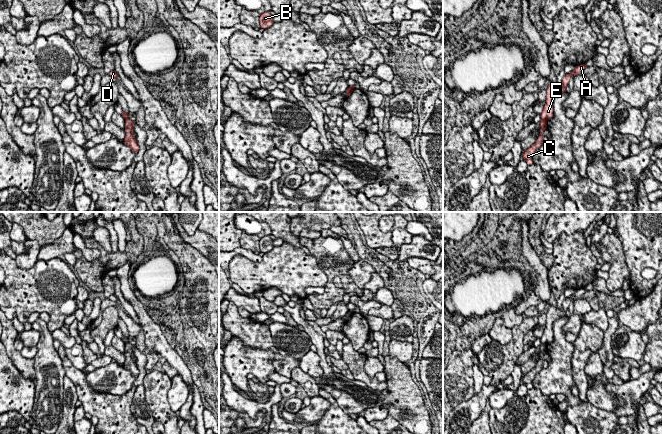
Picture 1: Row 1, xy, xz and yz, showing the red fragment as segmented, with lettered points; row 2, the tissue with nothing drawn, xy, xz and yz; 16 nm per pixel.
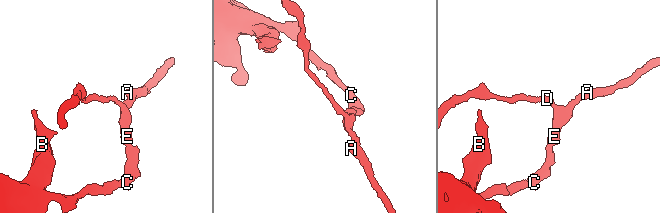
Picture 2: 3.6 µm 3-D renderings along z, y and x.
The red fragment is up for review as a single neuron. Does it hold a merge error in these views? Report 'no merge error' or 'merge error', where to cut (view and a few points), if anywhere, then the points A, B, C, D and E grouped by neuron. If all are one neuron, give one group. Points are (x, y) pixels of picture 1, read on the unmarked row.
merge error | yz (541, 342), (546, 345) | A D E / B C

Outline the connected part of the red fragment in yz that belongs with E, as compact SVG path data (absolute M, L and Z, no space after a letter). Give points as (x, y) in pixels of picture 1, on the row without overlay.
M585 288L576 290L576 292L572 296L570 296L569 298L566 298L563 301L561 310L558 307L554 307L550 305L549 310L546 314L547 316L546 317L546 327L540 338L540 341L542 344L548 345L549 343L553 341L553 329L552 329L553 323L557 319L566 316L566 311L569 307L570 302L572 300L581 298L581 296L584 295L586 291L587 290Z

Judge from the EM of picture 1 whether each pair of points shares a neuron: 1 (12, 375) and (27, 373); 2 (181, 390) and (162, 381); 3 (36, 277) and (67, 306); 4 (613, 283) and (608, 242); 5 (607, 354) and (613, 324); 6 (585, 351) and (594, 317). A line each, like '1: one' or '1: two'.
1: two
2: two
3: one
4: one
5: one
6: two

